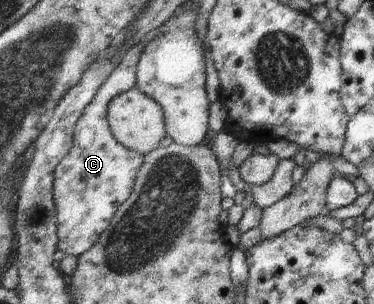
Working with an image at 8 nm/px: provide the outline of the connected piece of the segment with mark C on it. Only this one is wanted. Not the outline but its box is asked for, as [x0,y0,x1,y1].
[54,44,147,257]

